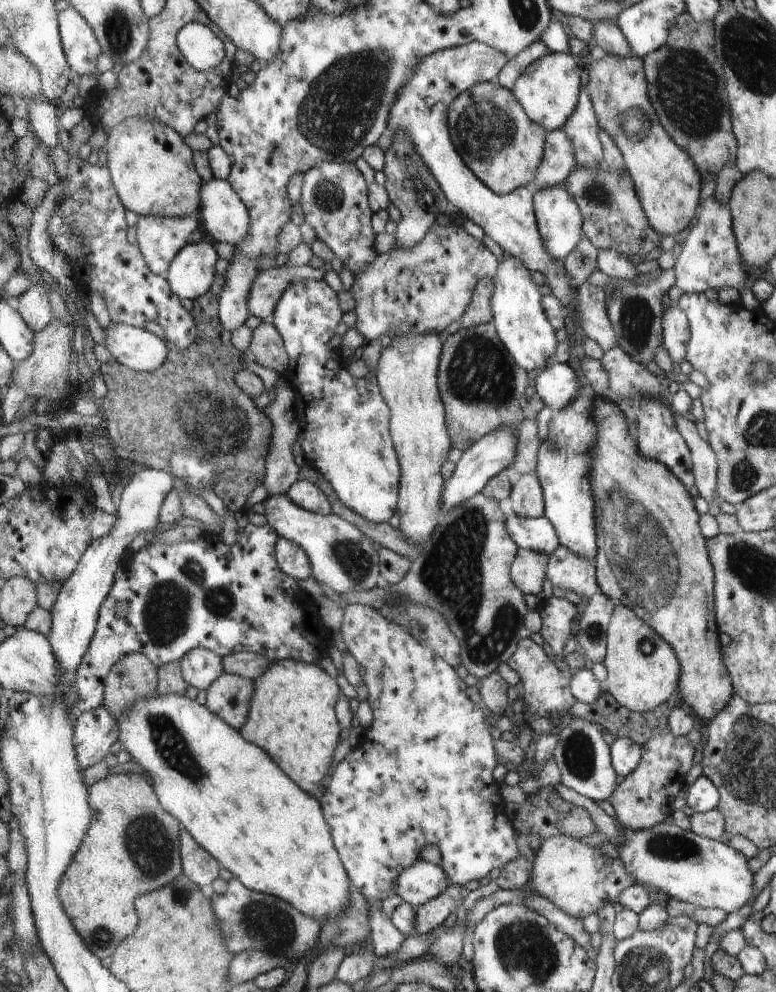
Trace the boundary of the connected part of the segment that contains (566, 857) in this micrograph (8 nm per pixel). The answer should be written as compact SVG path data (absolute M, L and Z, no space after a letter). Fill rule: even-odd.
M560 835L542 843L532 860L528 884L568 916L584 919L597 913L606 902L612 905L619 902L623 891L635 882L620 857L608 858L600 848L590 848L580 840Z

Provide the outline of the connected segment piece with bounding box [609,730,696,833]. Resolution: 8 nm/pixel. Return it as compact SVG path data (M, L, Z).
M669 730L664 734L652 736L643 746L643 757L634 773L625 776L616 786L610 802L615 810L615 820L623 830L633 831L650 829L656 826L670 814L670 804L680 790L688 787L686 772L694 762L696 748L686 736L676 736Z

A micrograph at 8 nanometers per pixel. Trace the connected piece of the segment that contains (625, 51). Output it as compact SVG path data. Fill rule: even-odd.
M600 20L598 24L593 25L593 32L593 45L600 46L609 55L620 58L633 55L630 44L626 42L624 34L615 21Z

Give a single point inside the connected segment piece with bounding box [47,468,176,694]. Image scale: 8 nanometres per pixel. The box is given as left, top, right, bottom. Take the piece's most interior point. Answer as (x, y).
(76, 615)

